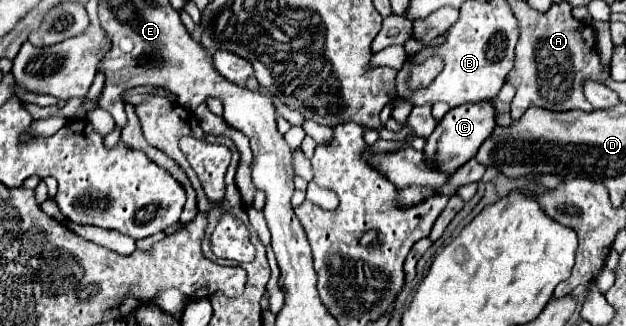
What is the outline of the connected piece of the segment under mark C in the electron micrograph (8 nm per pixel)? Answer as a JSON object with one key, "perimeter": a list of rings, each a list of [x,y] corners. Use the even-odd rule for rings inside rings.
{"perimeter":[[[477,101],[477,103],[463,103],[459,107],[453,107],[435,127],[431,137],[425,145],[425,157],[433,161],[441,171],[455,173],[463,163],[473,159],[481,147],[481,143],[493,133],[495,129],[495,107],[493,101]]]}

